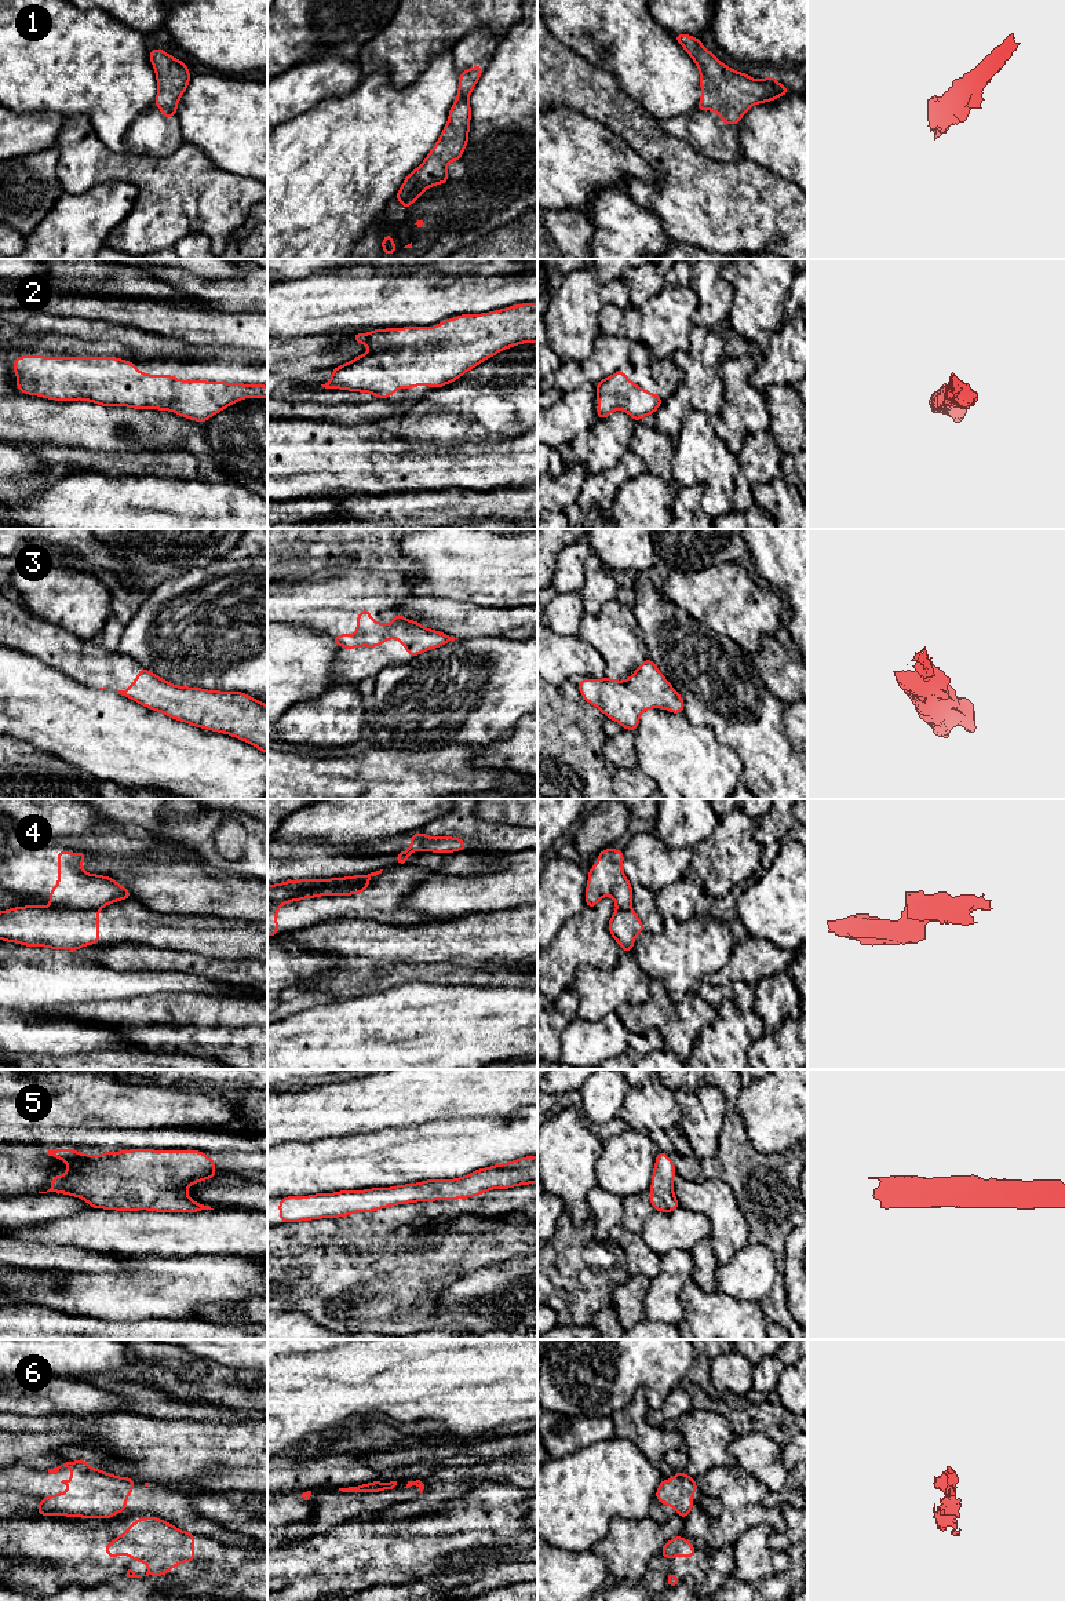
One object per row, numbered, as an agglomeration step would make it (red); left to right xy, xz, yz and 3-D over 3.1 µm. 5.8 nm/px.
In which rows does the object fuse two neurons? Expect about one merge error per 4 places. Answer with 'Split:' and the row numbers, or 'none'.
Split: 4, 6

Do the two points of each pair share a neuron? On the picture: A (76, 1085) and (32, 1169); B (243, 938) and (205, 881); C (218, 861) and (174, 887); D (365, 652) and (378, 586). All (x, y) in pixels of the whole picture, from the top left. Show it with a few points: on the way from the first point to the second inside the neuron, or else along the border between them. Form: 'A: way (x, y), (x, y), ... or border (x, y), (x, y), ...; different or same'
A: border (14, 1142), (42, 1144), (55, 1149); different
B: border (197, 915), (252, 922); different
C: border (205, 864), (226, 868); different
D: way (375, 635), (378, 602); same

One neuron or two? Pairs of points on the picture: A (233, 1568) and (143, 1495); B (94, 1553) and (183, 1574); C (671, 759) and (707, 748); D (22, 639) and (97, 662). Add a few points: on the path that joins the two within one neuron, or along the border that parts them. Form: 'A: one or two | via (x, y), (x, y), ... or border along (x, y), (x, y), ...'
A: two | border along (196, 1534), (204, 1538), (215, 1538), (226, 1546)
B: one | via (116, 1545), (154, 1545), (161, 1552)
C: one | via (679, 759), (696, 759), (699, 757)
D: one | via (40, 639), (79, 659)

